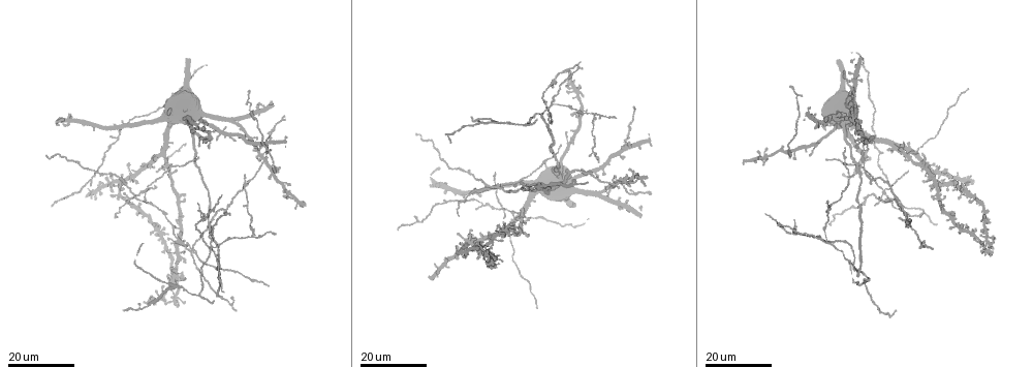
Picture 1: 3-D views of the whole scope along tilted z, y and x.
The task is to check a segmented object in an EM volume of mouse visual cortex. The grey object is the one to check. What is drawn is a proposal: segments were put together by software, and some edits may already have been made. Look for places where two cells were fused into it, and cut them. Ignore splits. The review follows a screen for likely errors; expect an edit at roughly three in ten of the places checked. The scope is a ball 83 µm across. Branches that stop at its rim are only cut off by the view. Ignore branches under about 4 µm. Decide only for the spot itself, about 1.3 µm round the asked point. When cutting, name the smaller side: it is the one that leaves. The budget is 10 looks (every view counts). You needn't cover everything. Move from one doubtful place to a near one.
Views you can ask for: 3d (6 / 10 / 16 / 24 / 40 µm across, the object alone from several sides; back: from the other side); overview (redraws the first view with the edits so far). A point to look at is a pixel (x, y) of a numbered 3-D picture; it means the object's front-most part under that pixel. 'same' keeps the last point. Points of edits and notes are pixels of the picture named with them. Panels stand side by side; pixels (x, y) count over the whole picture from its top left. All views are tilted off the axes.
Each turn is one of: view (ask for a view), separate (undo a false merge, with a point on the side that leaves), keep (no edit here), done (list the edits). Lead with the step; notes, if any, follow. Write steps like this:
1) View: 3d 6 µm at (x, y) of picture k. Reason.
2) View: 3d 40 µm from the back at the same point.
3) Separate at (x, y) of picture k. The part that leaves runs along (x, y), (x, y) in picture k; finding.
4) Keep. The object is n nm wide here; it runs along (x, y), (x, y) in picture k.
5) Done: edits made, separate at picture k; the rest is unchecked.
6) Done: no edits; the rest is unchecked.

View: 3d 16 µm at (851, 208) of picture 1. Calibre changes.

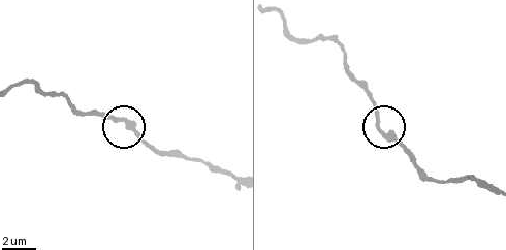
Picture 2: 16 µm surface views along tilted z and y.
View: 3d 10 µm at (381, 129) of picture 2.

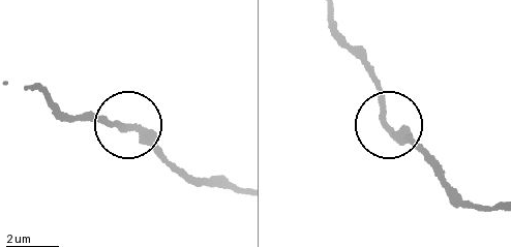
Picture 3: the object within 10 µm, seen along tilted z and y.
Keep. It runs along (240, 193), (172, 164), (134, 127), (106, 117) in picture 3; one cell here.

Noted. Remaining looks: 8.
View: 3d 16 µm at (830, 243) of picture 1. Three-way junction.

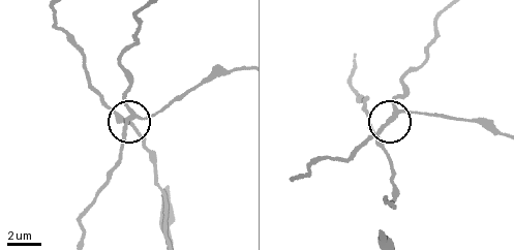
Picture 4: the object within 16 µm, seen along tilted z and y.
View: 3d 6 µm at (123, 130) of picture 4.

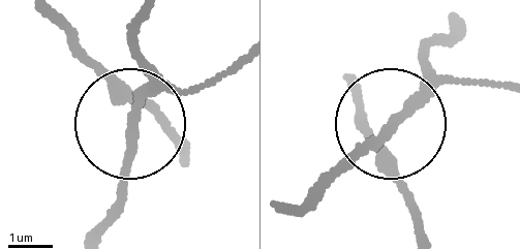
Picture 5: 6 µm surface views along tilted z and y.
Keep. The object is 180 nm wide here; continuous, no second cell.

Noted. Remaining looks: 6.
View: 3d 24 µm at (190, 251) of picture 1. Four-way junction.

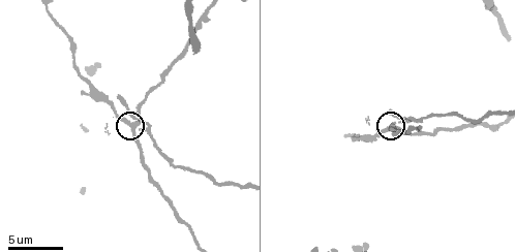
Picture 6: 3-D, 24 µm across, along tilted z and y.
View: 3d 10 µm at (130, 127) of picture 6.

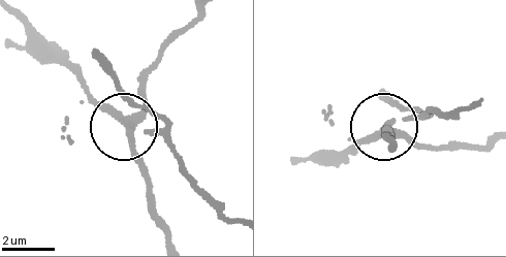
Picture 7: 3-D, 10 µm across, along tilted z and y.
Separate at (161, 118) of picture 7. The object is 240 nm wide here; the part that leaves runs along (126, 121), (159, 133), (188, 179), (232, 220) in picture 7; two cells meet here.

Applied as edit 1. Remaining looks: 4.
View: 3d 16 µm at (203, 220) of picture 1. Small branch off a trunk.

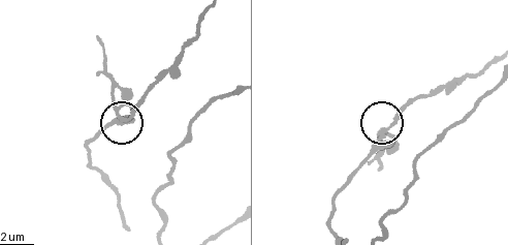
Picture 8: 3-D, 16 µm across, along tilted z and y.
View: 3d 10 µm at (119, 116) of picture 8.

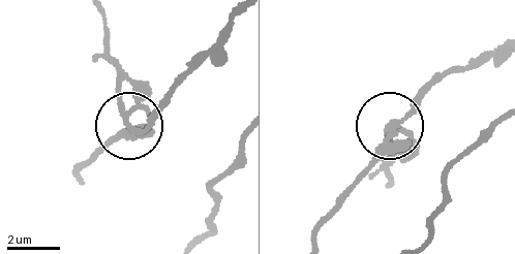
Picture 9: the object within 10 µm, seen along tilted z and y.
Separate at (134, 96) of picture 9. The part that leaves runs along (132, 129), (105, 44), (105, 14) in picture 9; two cells meet here.

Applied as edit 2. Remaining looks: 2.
View: 3d 16 µm at (264, 162) of picture 1. Three-way junction.

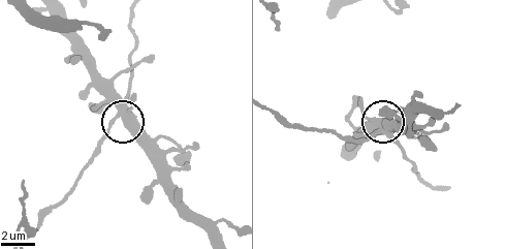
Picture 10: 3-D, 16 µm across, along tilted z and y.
View: 3d 6 µm at (118, 115) of picture 10.

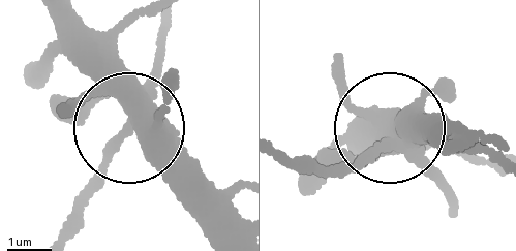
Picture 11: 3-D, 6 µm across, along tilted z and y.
Keep. The side arm is 21 µm long; it runs along (54, 20), (134, 126), (214, 199) in picture 11; one cell here.

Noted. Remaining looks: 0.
Done: edits made, separate at picture 7, separate at picture 9; the rest is unchecked.

